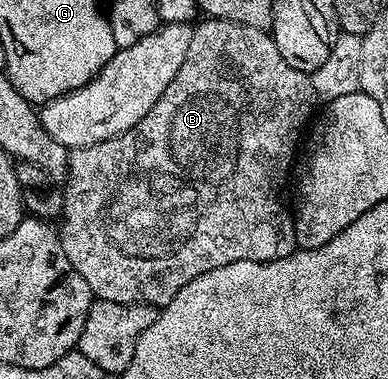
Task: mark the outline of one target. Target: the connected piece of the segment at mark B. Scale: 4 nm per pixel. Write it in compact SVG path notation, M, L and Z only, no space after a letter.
M201 20L193 27L193 39L189 41L189 50L185 53L185 62L181 62L181 70L177 70L173 82L165 86L165 94L153 102L153 110L149 110L141 122L137 122L128 132L105 142L70 149L65 169L67 185L61 188L63 212L57 231L65 258L69 258L69 262L73 262L73 270L77 270L77 274L89 282L89 290L95 300L162 306L175 297L181 286L193 282L193 278L209 270L217 270L217 266L229 266L229 262L242 260L276 260L296 251L295 217L288 201L287 204L283 201L283 187L286 184L288 187L287 171L291 168L291 159L294 156L296 159L301 137L317 112L317 97L311 76L301 70L293 70L293 66L281 58L281 50L277 50L270 31L232 20Z

